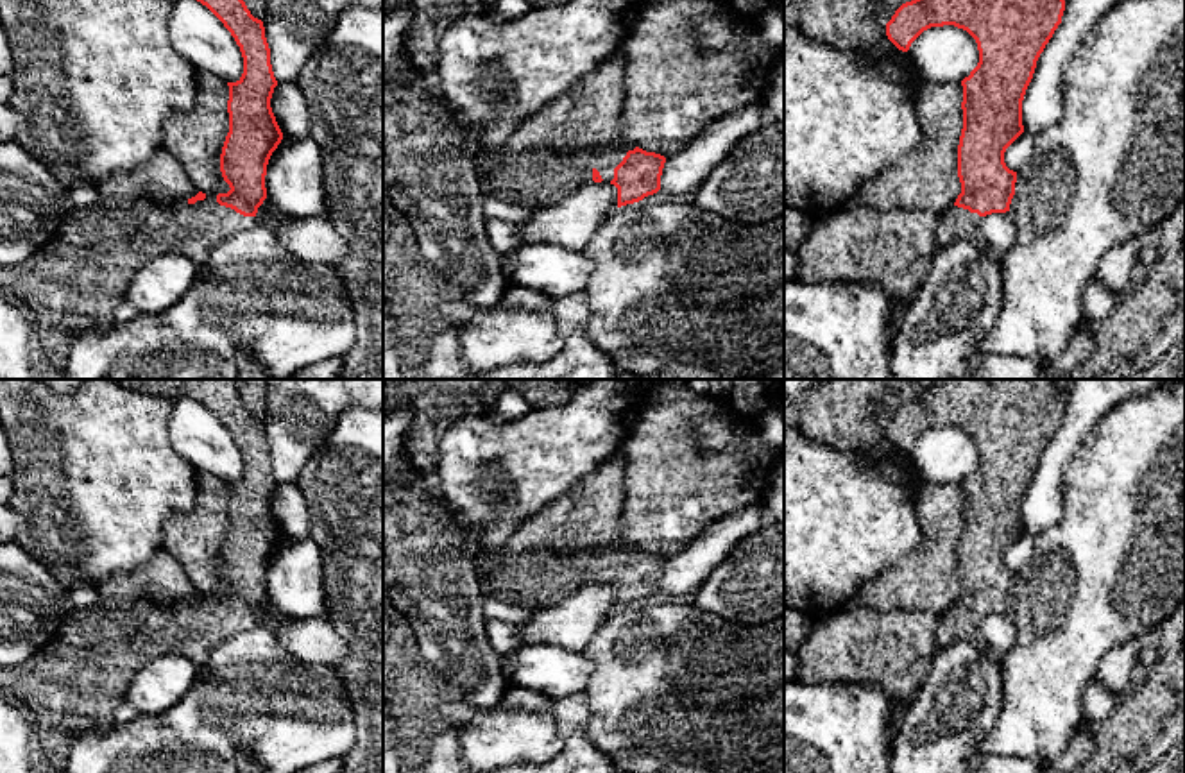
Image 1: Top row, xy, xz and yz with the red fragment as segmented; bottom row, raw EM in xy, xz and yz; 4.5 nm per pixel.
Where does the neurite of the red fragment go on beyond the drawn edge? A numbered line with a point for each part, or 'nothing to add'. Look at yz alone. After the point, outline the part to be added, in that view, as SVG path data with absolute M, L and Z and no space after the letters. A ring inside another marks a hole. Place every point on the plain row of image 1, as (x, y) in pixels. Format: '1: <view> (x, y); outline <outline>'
1: yz (954, 623); outline M949 607L942 616L936 628L936 646L947 648L956 641L967 641L972 644L981 642L979 623L983 617L970 614L968 610Z

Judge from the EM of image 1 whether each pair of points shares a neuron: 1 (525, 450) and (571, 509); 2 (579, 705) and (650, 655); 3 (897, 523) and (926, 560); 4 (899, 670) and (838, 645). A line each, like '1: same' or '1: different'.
1: different
2: different
3: different
4: same

